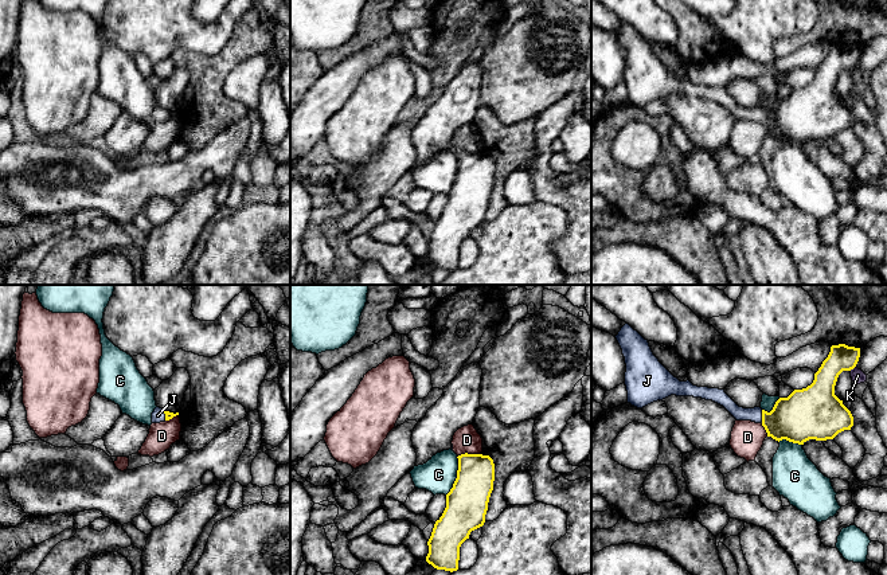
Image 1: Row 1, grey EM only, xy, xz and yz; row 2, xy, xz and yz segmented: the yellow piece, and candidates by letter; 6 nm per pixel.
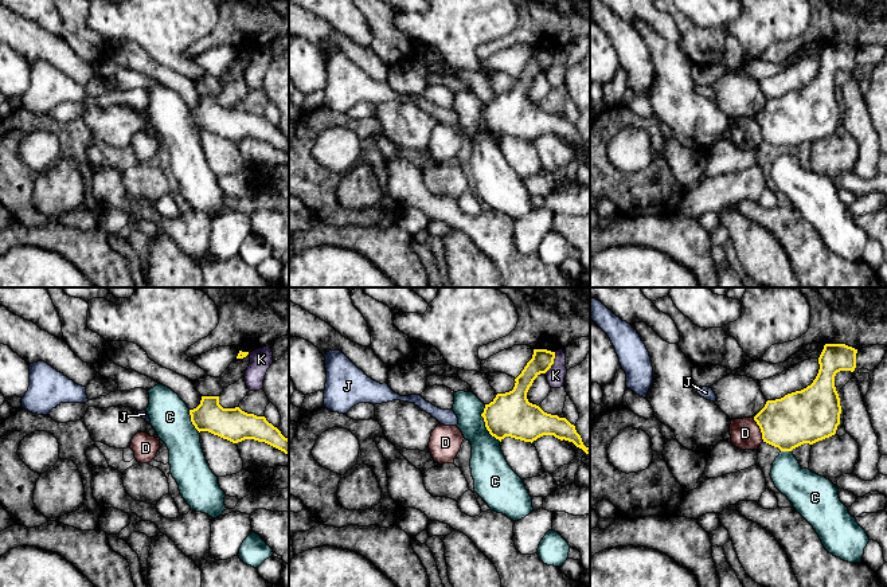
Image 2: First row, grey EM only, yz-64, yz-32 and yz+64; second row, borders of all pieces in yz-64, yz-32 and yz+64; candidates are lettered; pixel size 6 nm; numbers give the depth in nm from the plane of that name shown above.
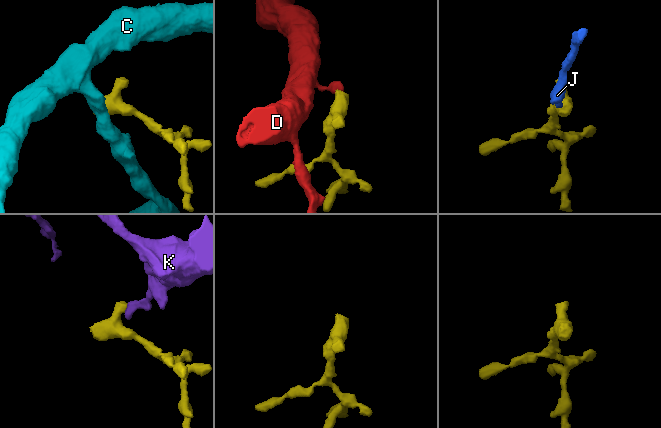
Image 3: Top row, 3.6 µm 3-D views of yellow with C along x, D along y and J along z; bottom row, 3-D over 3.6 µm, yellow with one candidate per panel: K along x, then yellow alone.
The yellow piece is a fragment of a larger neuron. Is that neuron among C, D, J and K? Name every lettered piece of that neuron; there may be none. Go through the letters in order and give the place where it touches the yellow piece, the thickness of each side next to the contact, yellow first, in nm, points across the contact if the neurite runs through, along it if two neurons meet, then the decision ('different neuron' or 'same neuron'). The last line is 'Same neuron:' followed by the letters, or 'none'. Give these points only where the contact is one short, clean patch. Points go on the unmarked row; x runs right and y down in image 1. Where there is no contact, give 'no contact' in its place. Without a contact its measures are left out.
C: meets yellow in xz at (457, 175); 260 nm thick on the yellow side, 200 nm on the other; border along xz (457, 156), (457, 176), (453, 186), (445, 194); different neuron
D: meets yellow in xz at (469, 153); 240 nm thick on the yellow side, 160 nm on the other; border along xz (480, 152), (461, 152), (458, 155); different neuron
J: meets yellow in yz at (762, 116); 300 nm thick on the yellow side, 80 nm on the other; runs through yz (803, 114), (762, 116), (754, 113); same neuron
K: meets yellow in yz at (852, 67); 180 nm thick on the yellow side, 80 nm on the other; border along yz (855, 65), (850, 69); different neuron
Same neuron: J

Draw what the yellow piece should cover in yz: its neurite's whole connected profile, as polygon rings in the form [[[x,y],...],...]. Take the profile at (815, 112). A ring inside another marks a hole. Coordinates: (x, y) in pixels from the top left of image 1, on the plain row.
[[[625,23],[621,27],[616,38],[622,48],[626,63],[625,85],[628,90],[628,102],[637,107],[642,107],[671,94],[702,97],[723,105],[736,120],[761,122],[765,126],[767,136],[771,136],[778,141],[786,138],[798,144],[804,144],[809,138],[833,138],[839,132],[851,129],[853,125],[853,116],[843,103],[843,99],[835,94],[835,85],[843,70],[851,70],[856,66],[860,56],[860,47],[848,46],[845,43],[832,44],[828,56],[814,73],[813,82],[806,87],[794,89],[788,97],[779,97],[773,109],[767,112],[761,106],[739,106],[724,89],[698,86],[689,79],[680,81],[653,54],[648,39],[645,39],[629,23]]]

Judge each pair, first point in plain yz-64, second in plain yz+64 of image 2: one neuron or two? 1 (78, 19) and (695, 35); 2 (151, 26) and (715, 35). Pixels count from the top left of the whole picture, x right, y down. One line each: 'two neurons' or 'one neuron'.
1: one neuron
2: two neurons

